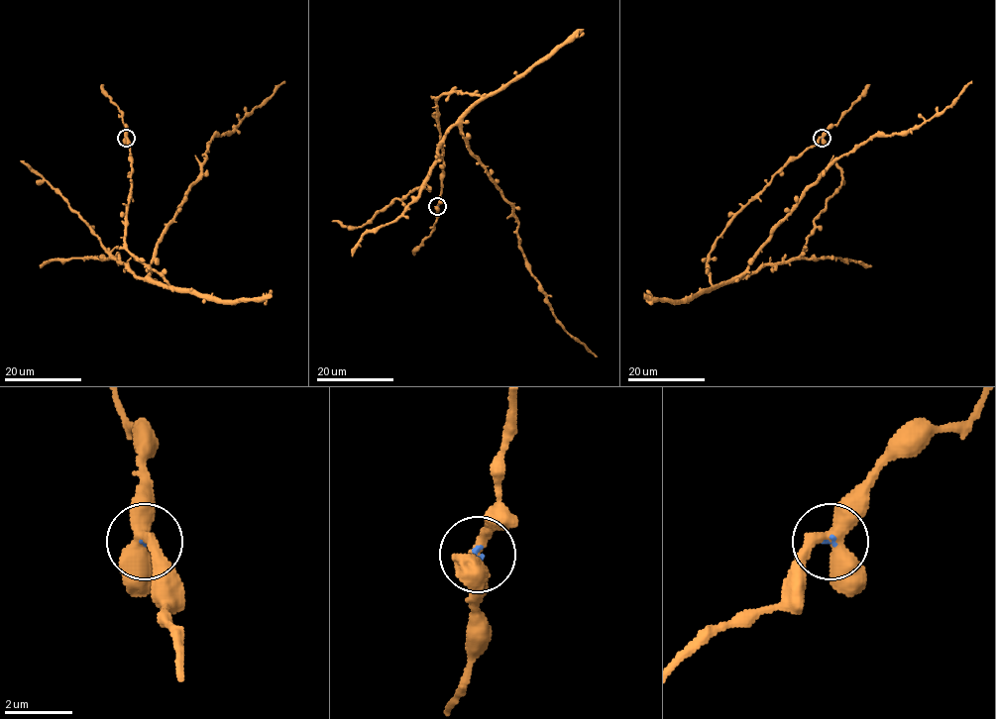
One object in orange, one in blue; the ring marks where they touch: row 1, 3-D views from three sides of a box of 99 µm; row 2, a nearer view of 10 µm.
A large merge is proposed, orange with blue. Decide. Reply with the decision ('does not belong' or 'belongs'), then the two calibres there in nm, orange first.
belongs; calibres 440 and 60 nm

